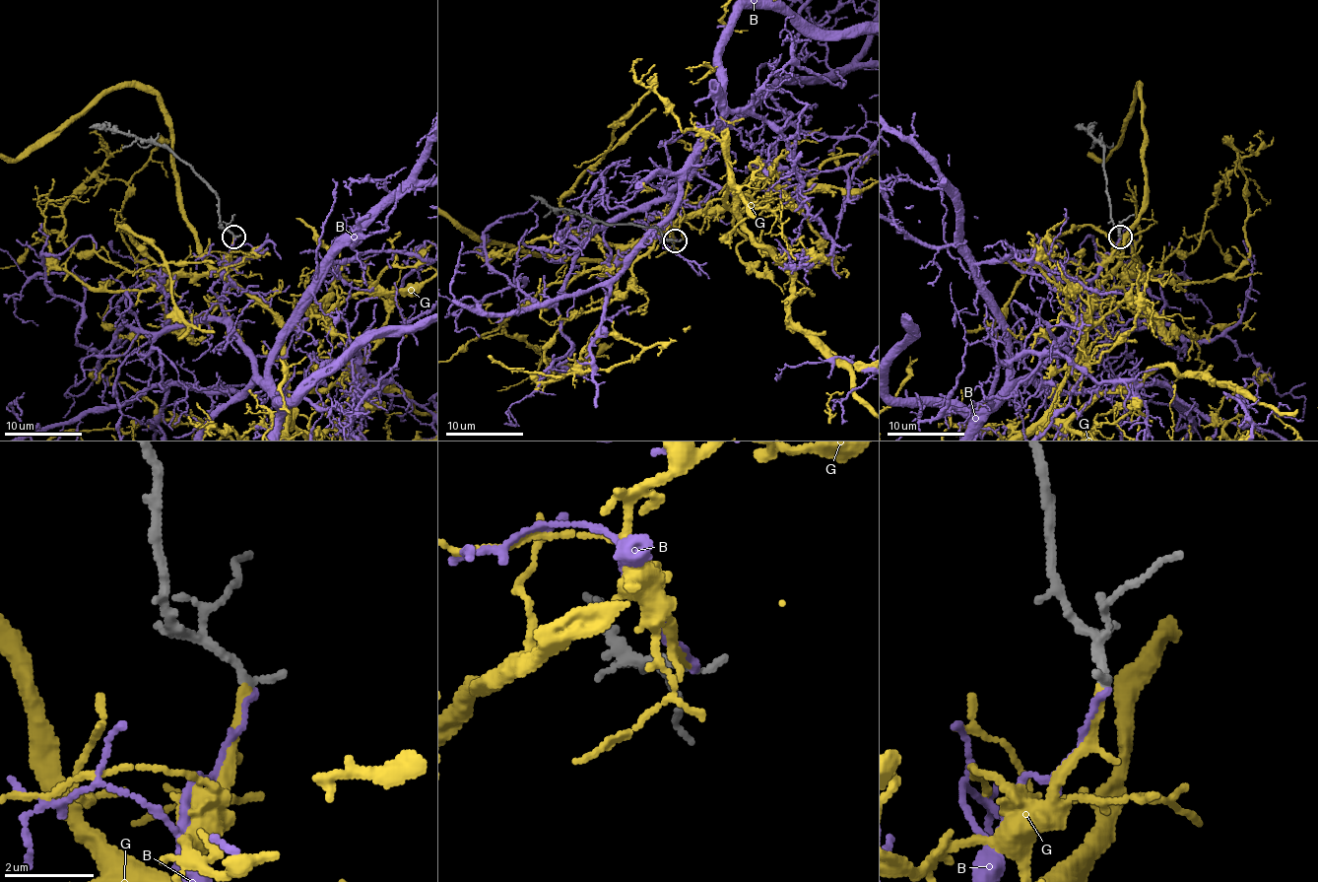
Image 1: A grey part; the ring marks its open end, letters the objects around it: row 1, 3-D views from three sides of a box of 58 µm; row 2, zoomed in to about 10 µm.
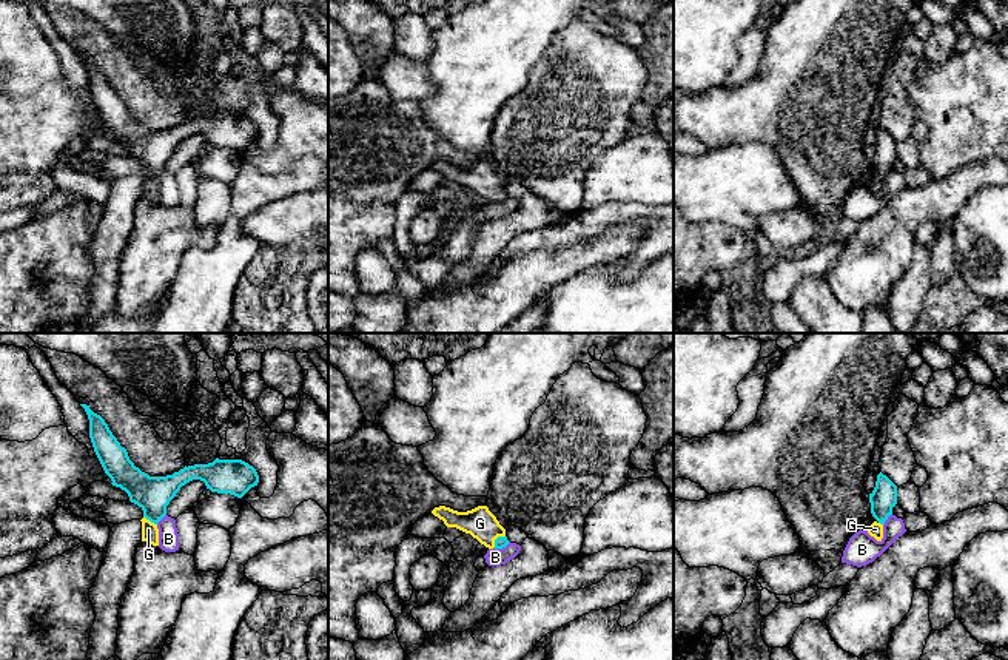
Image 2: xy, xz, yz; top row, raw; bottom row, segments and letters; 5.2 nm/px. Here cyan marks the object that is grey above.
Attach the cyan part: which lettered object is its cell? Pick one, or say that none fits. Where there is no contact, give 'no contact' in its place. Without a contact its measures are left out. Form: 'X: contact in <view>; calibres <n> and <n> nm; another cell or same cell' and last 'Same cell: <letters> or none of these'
B: contact in xz; calibres 60 and 100 nm; another cell
G: contact in xz; calibres 60 and 160 nm; same cell
Same cell: G

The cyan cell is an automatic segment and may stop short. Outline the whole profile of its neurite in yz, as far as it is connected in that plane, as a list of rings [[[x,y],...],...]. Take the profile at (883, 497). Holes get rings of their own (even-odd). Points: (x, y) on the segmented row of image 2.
[[[882,472],[877,475],[875,487],[869,493],[869,503],[875,521],[868,529],[868,534],[882,541],[883,524],[892,515],[892,507],[897,504],[897,486]]]

